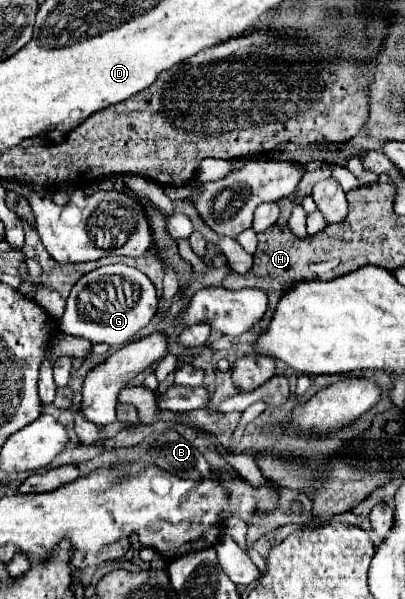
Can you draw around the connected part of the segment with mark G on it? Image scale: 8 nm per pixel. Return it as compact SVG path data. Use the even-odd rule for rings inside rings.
M105 265L83 275L67 299L65 315L59 321L59 329L67 335L87 339L91 343L107 343L109 347L121 347L129 343L141 329L149 325L157 313L157 291L153 283L135 267Z

